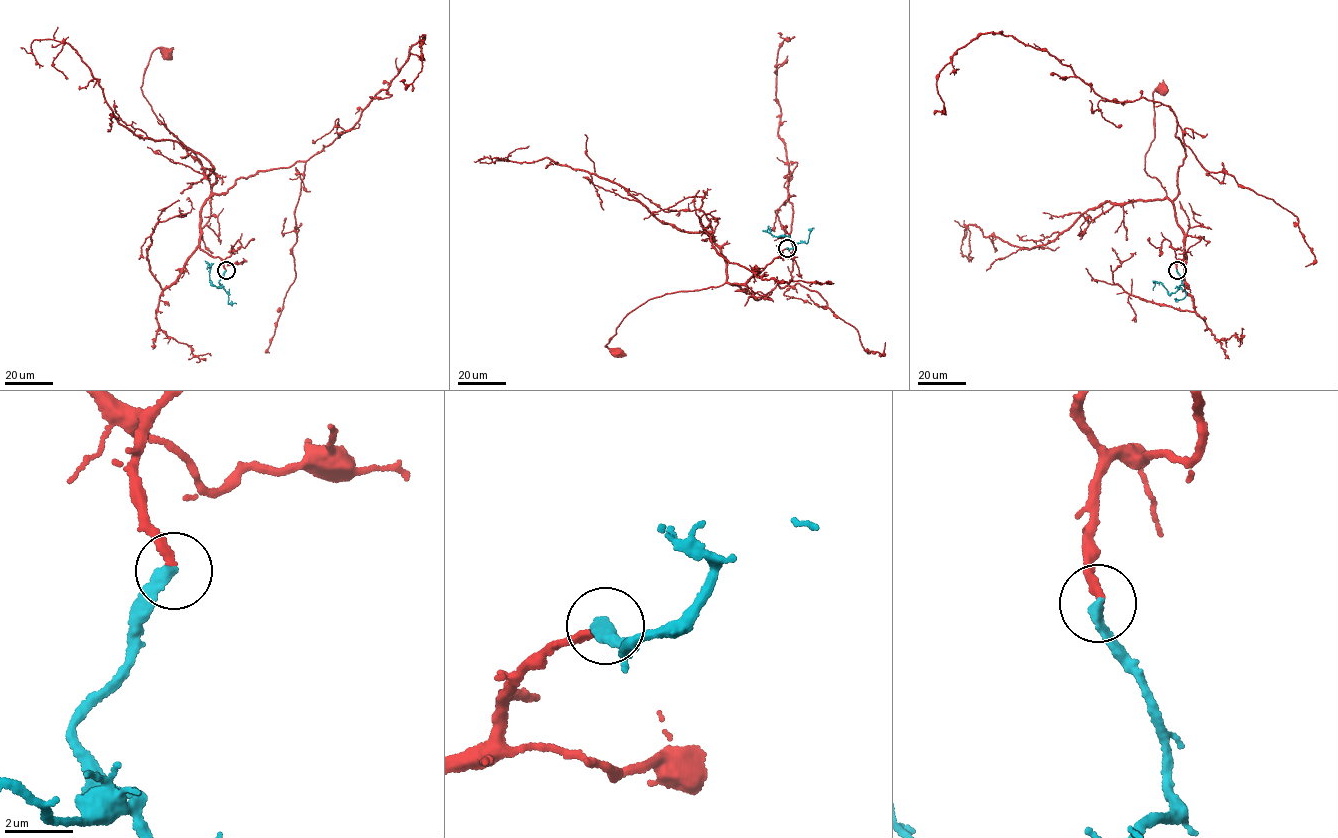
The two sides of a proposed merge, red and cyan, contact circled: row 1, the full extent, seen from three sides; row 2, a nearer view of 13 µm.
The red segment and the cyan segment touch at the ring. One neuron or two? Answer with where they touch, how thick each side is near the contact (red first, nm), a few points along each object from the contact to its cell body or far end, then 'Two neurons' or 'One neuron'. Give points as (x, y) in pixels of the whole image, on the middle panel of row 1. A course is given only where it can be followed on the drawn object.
Place: (787, 248). Thickness 240 nm (red) against 360 nm. Course of red: (787, 248), (742, 285), (725, 283), (665, 293), (645, 302), (623, 319), (604, 346), (615, 353). Course of cyan: (787, 248), (795, 244), (789, 236), (776, 237), (768, 232), (769, 225). One neuron

